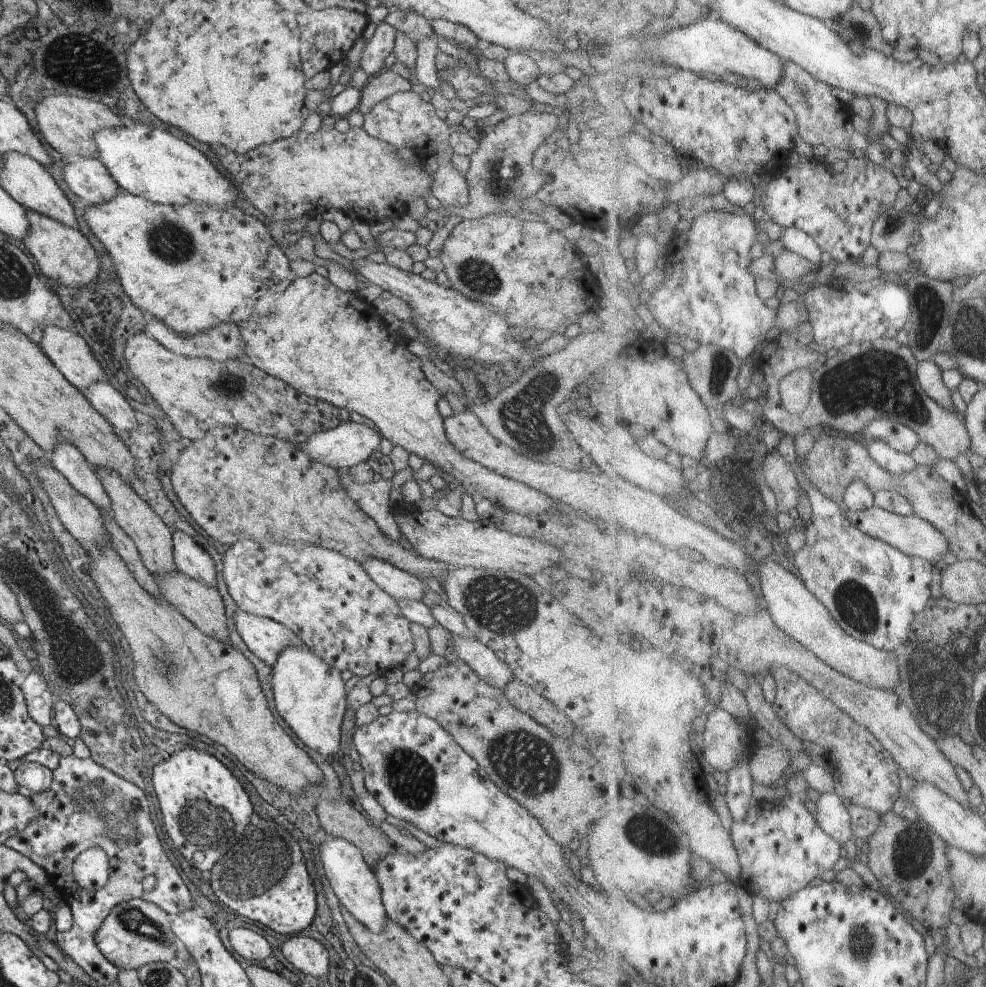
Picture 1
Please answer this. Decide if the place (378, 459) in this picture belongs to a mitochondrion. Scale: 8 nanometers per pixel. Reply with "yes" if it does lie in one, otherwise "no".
no

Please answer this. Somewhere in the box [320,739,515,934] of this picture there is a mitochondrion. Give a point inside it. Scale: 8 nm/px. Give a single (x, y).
(410, 778)

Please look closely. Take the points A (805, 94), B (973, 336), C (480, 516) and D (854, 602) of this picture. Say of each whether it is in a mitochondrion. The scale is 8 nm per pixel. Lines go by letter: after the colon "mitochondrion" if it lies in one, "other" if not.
A: mitochondrion
B: mitochondrion
C: other
D: mitochondrion

